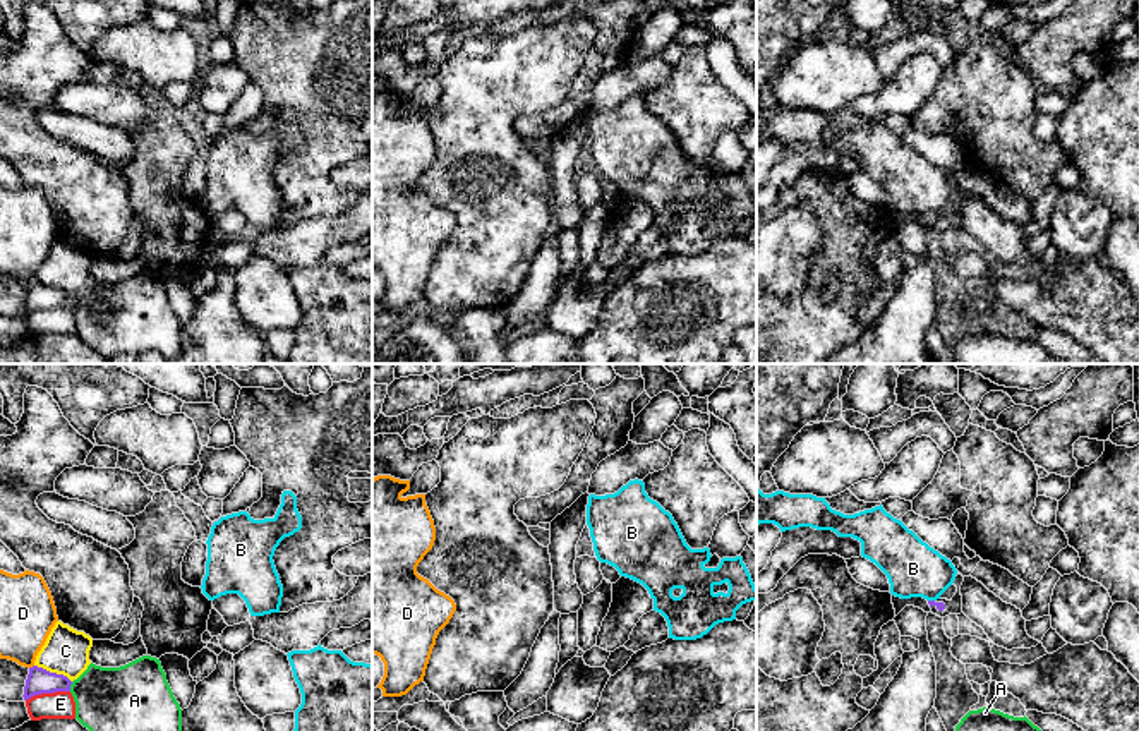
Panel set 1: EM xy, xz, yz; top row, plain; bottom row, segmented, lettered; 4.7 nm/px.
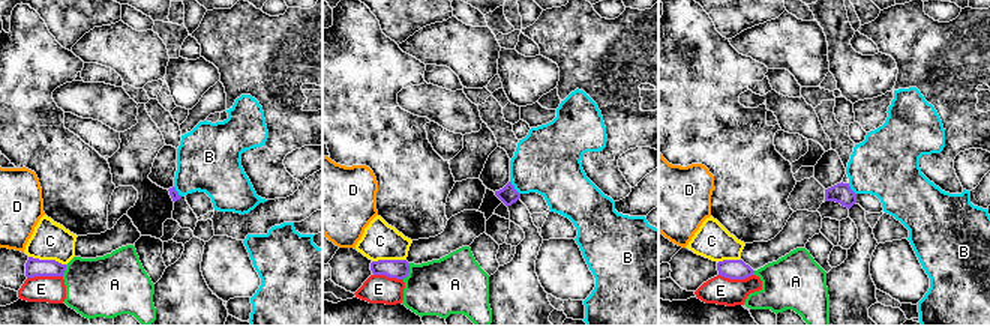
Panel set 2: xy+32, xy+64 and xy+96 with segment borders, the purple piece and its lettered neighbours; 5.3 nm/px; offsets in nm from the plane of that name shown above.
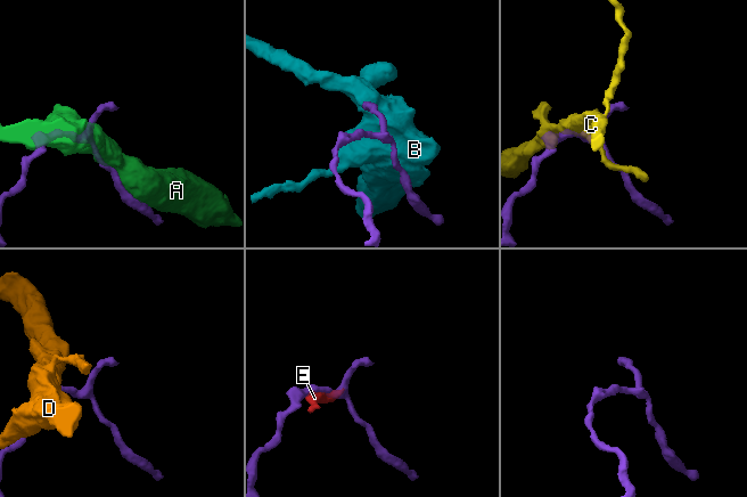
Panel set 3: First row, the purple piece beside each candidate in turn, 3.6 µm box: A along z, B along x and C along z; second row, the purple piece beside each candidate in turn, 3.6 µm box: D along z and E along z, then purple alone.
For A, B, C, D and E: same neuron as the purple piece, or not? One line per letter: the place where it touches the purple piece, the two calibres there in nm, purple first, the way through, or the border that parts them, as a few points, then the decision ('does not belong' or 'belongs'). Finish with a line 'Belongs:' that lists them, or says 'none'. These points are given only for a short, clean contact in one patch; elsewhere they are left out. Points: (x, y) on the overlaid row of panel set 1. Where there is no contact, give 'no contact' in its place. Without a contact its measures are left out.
A: xy (69, 687) | 120/300 nm | does not belong
B: yz (932, 601) | 50/260 nm | along yz (928, 599), (934, 601) | does not belong
C: xy (54, 673) | 120/220 nm | does not belong
D: xy (33, 666) | 120/260 nm | does not belong
E: xy (47, 692) | 120/130 nm | does not belong
Belongs: none

